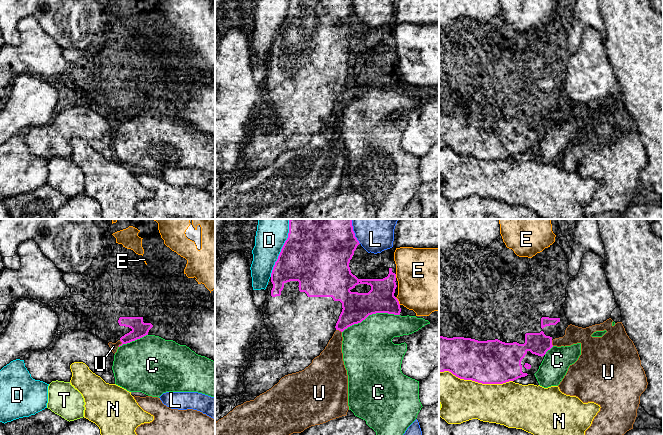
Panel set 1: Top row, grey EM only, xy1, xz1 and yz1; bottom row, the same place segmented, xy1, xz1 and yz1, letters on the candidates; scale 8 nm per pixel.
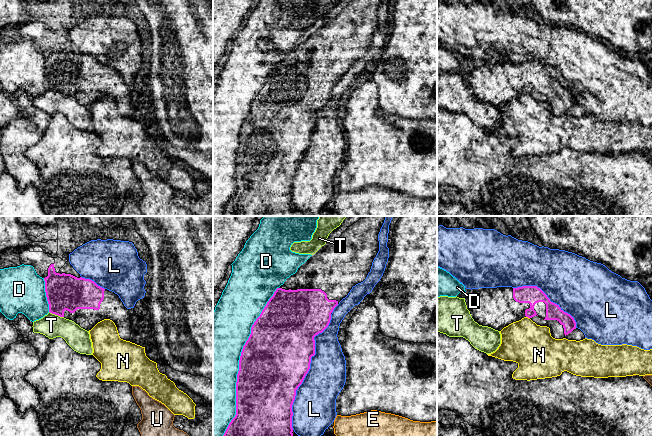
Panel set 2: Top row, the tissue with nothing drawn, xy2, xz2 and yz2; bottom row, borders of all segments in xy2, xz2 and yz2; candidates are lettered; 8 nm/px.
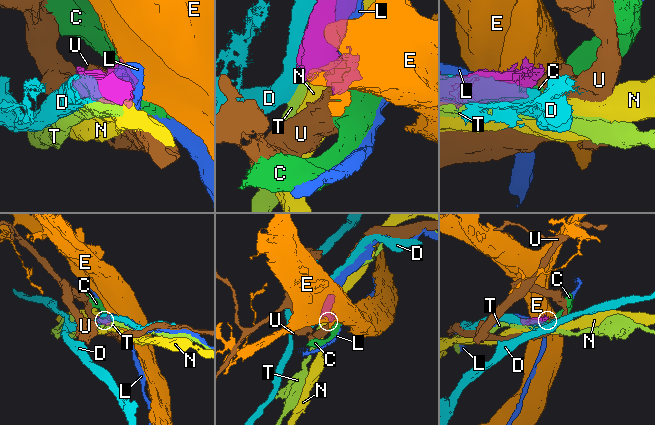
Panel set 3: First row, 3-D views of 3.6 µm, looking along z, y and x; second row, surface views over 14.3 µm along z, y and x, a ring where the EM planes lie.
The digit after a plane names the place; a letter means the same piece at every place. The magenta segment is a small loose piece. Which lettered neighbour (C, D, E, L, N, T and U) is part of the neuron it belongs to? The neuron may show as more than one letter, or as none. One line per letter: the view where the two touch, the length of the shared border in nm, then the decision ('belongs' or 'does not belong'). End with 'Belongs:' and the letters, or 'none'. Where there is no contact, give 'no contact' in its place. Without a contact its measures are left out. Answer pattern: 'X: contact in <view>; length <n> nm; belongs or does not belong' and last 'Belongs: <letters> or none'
C: contact in xz1; length 480 nm; does not belong
D: contact in xz2; length 1250 nm; does not belong
E: contact in xz1; length 80 nm; does not belong
L: contact in xz2; length 1000 nm; does not belong
N: contact in yz1; length 600 nm; does not belong
T: contact in xy2; length 130 nm; does not belong
U: contact in xy1; length 60 nm; does not belong
Belongs: none

